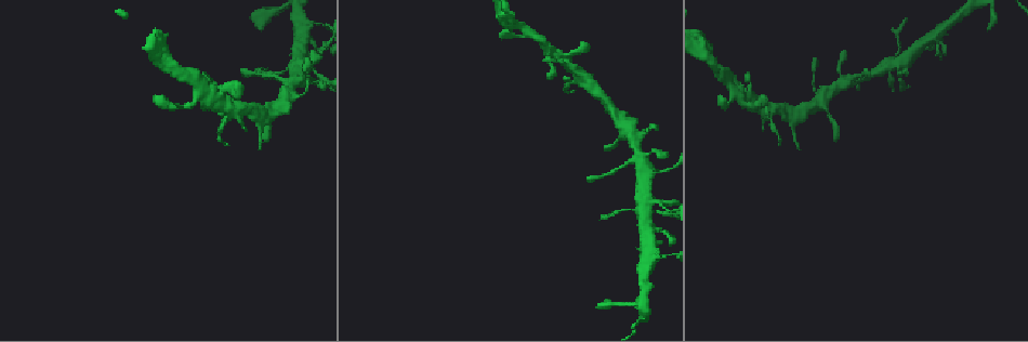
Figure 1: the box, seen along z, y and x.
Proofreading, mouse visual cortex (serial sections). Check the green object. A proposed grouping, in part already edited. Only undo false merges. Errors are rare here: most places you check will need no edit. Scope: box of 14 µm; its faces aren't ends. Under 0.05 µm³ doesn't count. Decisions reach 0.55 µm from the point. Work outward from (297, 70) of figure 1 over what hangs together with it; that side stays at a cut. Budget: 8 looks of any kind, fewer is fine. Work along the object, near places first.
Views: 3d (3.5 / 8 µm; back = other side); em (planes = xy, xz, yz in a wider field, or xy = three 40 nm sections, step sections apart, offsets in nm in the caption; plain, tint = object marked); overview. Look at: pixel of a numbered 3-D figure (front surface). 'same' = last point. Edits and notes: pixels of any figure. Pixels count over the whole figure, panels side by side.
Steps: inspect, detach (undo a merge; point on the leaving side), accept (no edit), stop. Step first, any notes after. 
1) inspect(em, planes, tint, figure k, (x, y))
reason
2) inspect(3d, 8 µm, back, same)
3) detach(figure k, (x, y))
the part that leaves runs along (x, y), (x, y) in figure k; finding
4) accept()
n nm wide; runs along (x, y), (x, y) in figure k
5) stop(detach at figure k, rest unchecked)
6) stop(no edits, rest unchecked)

inspect(3d, 8 µm, figure 1, (913, 52))
sharp bend

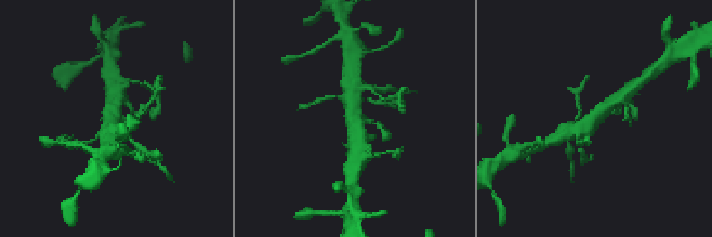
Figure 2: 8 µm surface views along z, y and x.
inspect(3d, 3.5 µm, figure 2, (596, 118))
zoom in

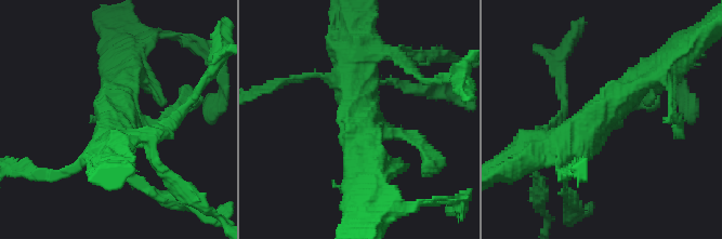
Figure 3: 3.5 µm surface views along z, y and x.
inspect(em, planes, tint, figure 3, (359, 118))
now the EM

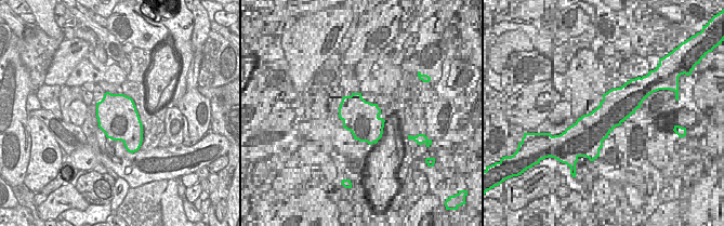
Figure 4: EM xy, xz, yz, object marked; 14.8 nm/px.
accept()
600 nm wide; runs along (536, 147), (573, 141), (653, 74) in figure 3; continuous, no second cell

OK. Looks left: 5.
inspect(3d, 3.5 µm, figure 1, (859, 84))
narrows sharply

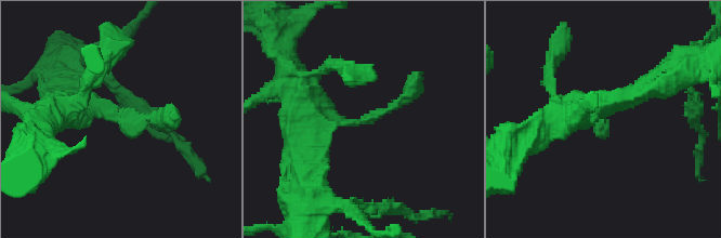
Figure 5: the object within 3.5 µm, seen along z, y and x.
inspect(em, xy, step 2, tint, figure 5, (605, 118))
arms of 200, 300 nm

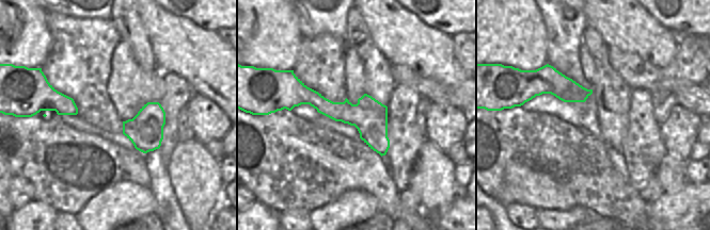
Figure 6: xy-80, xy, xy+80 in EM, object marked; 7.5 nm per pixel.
accept()
260 nm wide; runs along (306, 140), (385, 111), (413, 81) in figure 5; all the same cell

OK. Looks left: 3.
inspect(3d, 3.5 µm, figure 1, (217, 100))
four arms meet

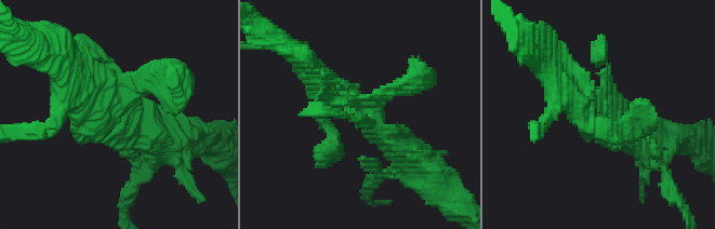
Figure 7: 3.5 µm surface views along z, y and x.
inspect(em, xy, step 3, tint, figure 7, (118, 116))
shape alone is not enough

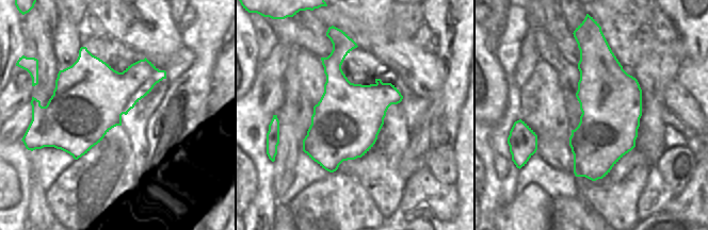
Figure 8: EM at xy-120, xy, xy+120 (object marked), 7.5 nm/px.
accept()
runs along (414, 156), (312, 73) in figure 7; all the same cell

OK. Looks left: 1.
stop(no edits, rest unchecked)

